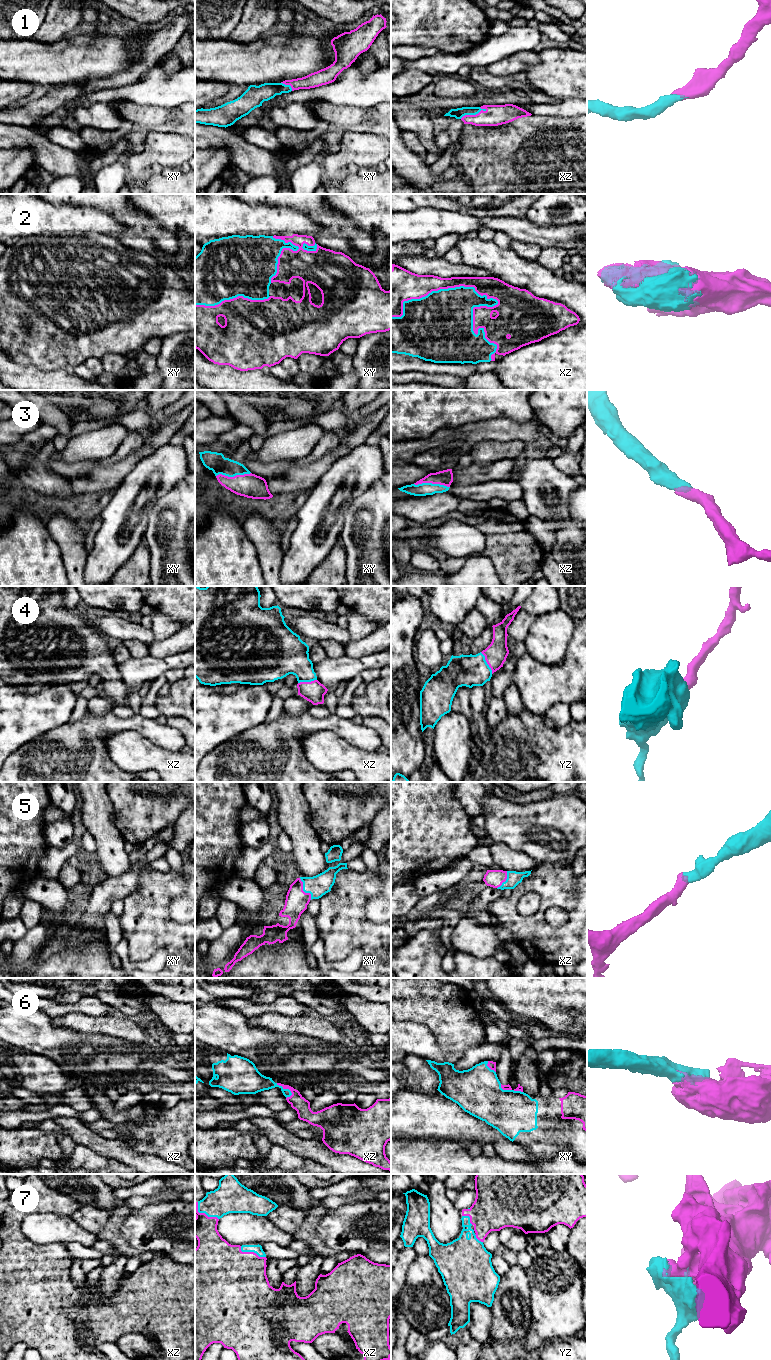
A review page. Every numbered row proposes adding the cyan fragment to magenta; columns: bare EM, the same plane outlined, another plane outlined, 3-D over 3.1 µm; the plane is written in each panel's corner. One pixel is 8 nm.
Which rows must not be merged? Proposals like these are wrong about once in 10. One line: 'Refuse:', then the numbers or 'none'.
Refuse: none

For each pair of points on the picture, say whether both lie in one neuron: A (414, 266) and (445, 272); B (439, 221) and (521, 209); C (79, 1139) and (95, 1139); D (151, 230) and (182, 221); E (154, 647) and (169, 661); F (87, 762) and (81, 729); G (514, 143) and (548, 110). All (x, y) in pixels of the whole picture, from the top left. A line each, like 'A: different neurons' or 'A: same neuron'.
A: same neuron
B: different neurons
C: same neuron
D: different neurons
E: different neurons
F: same neuron
G: different neurons

